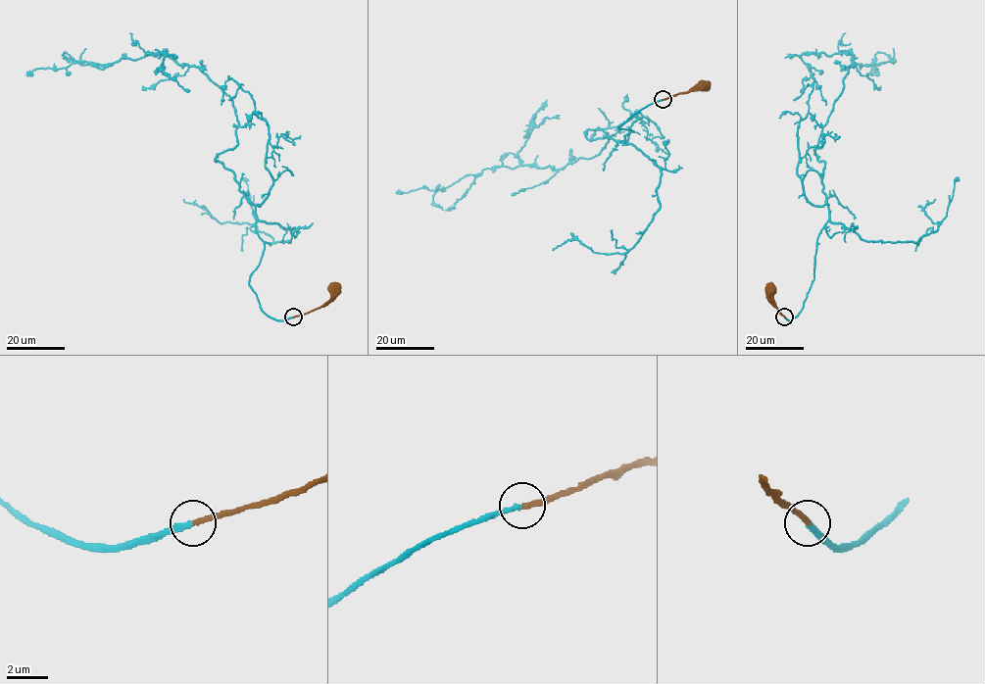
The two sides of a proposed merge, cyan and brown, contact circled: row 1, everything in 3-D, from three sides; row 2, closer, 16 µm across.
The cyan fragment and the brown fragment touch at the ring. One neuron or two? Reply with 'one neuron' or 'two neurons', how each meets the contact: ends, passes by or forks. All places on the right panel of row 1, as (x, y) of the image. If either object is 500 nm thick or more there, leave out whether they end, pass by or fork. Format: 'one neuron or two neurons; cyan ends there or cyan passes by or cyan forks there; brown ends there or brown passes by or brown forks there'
one neuron; cyan ends there; brown ends there

